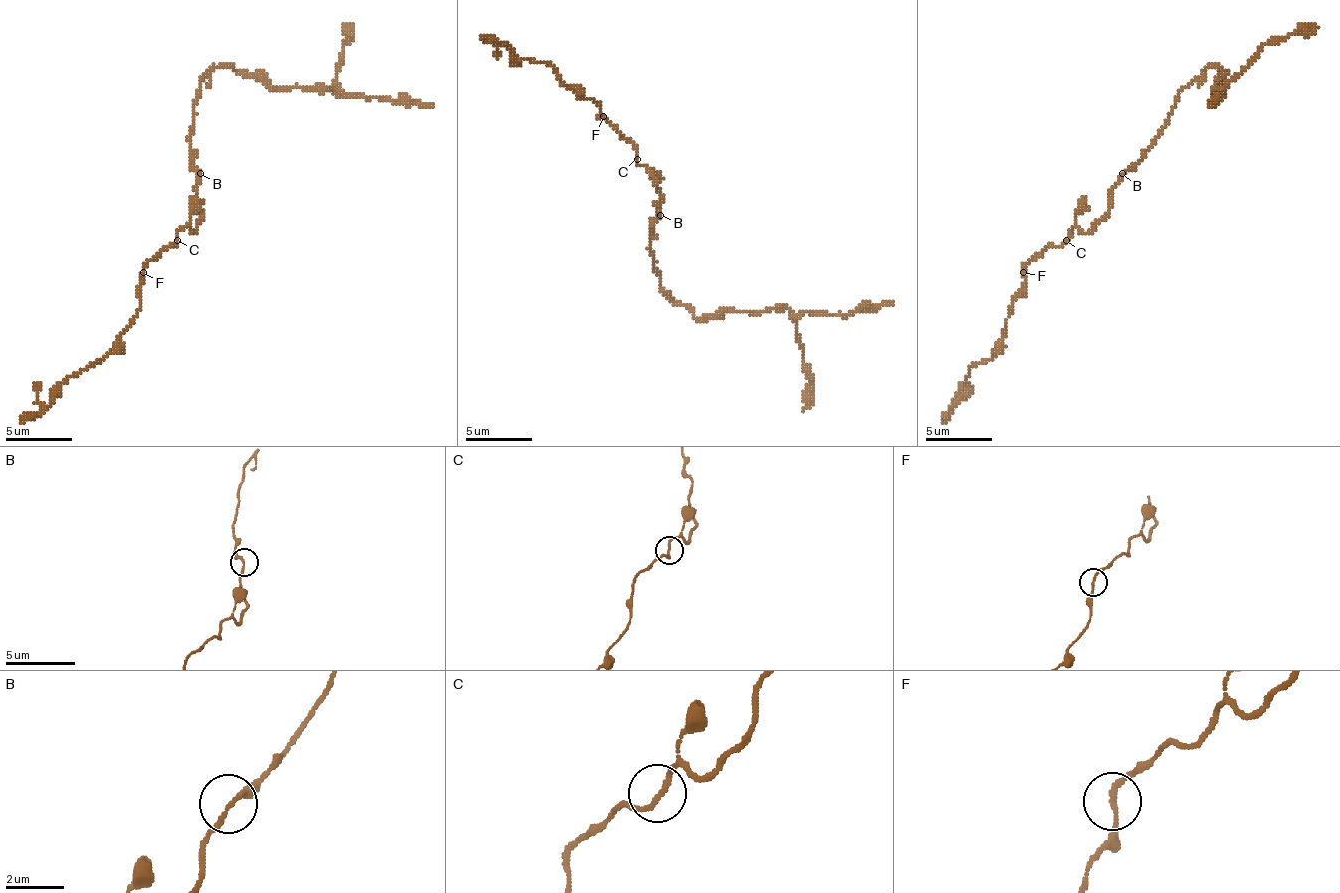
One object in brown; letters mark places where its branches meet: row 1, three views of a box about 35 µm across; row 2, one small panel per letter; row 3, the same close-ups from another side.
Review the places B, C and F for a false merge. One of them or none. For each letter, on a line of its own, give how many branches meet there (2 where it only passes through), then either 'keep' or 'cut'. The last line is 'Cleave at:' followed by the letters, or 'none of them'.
B: 2 branches meet; keep
C: 2 branches meet; keep
F: 2 branches meet; keep
Cleave at: none of them

